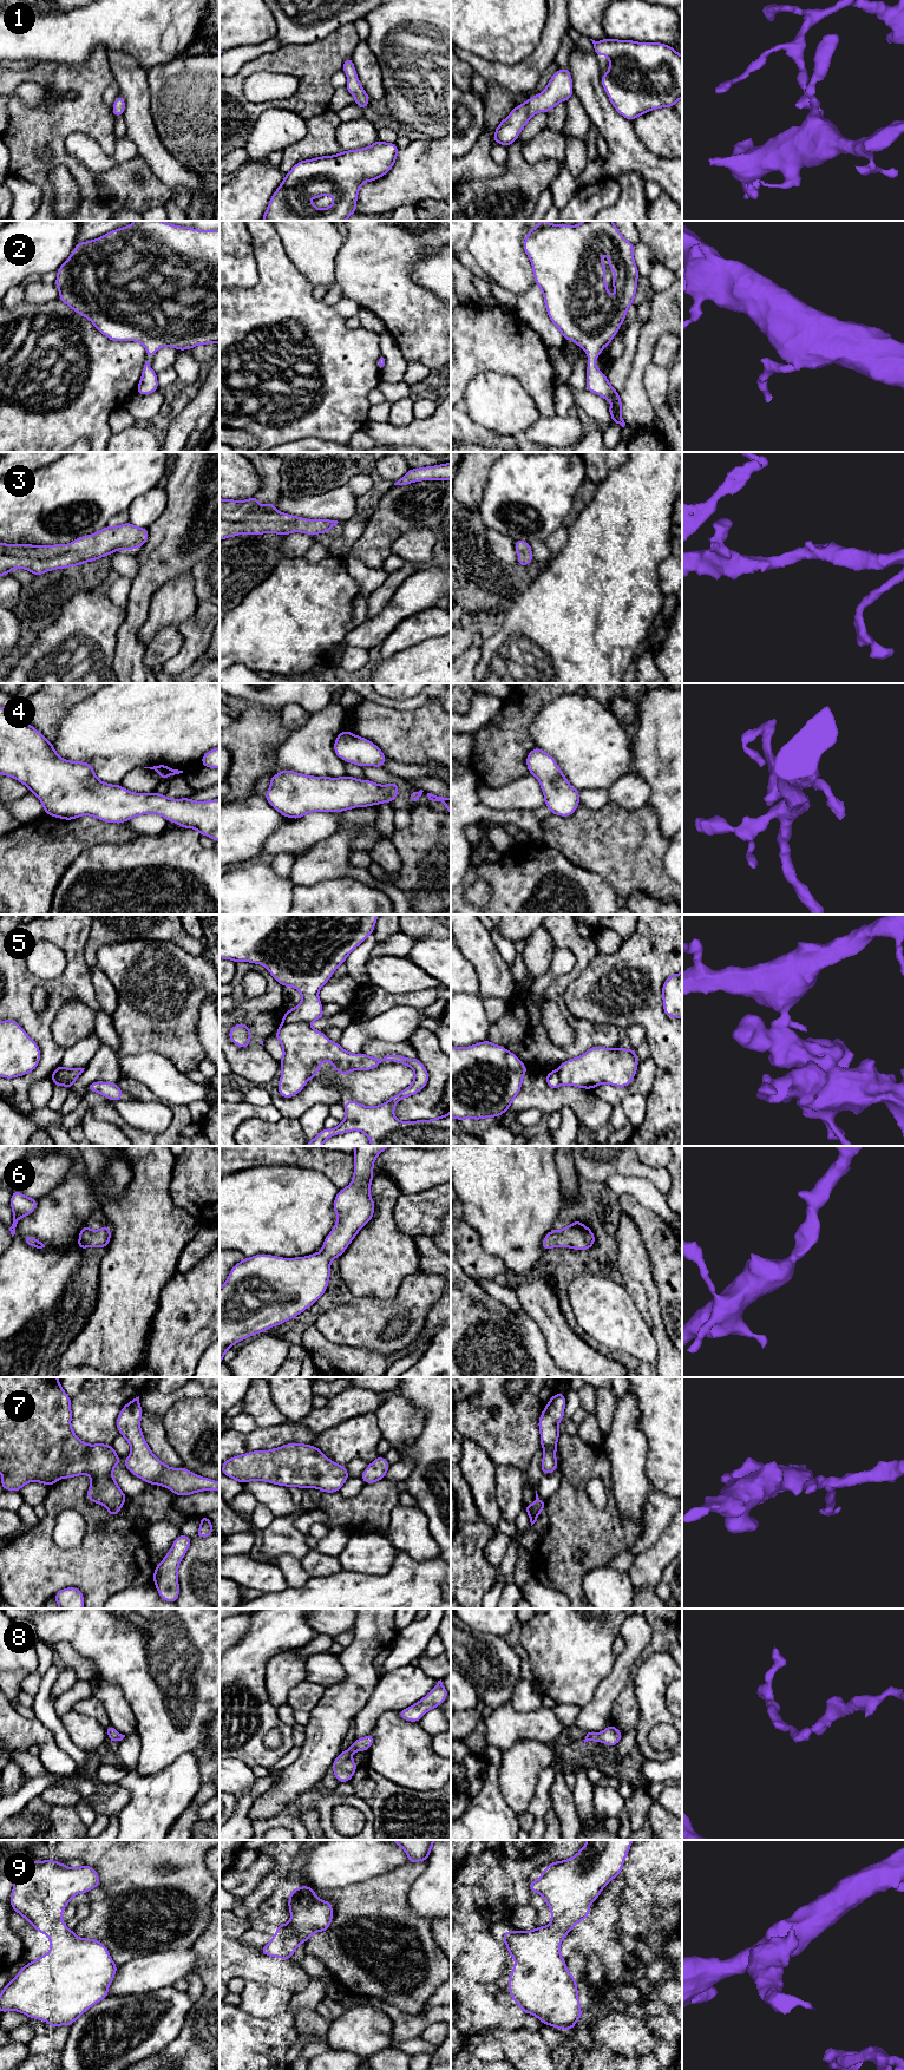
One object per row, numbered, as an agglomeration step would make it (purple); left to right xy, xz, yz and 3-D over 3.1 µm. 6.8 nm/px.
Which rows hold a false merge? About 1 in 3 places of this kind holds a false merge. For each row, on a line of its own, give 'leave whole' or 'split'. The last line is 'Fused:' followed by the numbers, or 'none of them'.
1: leave whole
2: leave whole
3: leave whole
4: leave whole
5: split
6: leave whole
7: leave whole
8: leave whole
9: leave whole
Fused: 5

